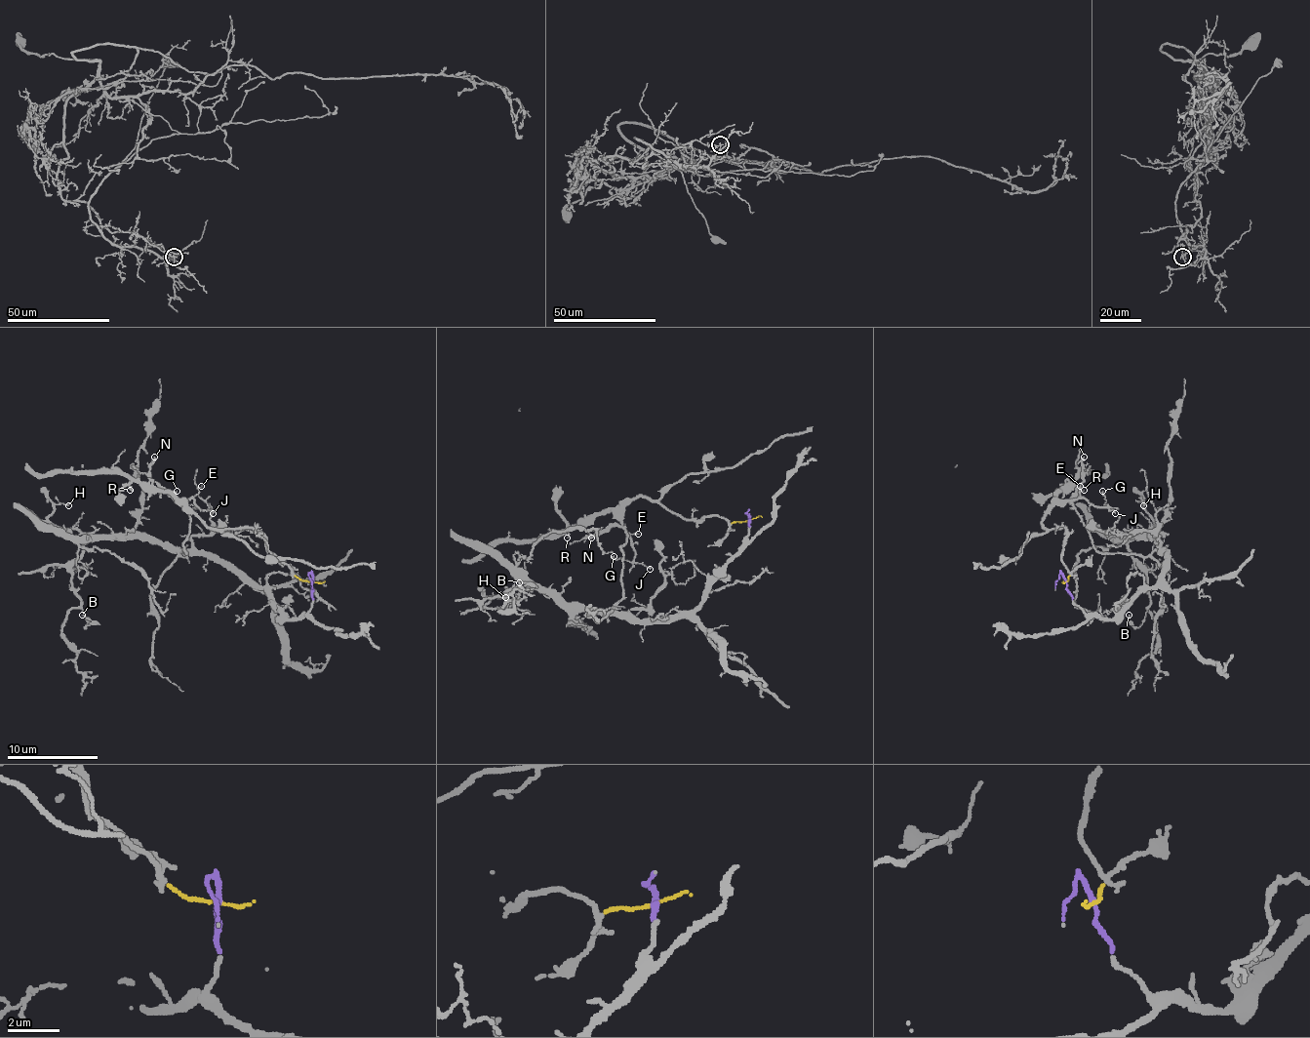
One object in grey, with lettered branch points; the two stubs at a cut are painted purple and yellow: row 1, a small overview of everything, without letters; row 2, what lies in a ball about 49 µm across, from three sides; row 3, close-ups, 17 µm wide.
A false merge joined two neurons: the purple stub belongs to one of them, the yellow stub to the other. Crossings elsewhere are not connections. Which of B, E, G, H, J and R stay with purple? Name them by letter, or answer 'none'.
B, H

